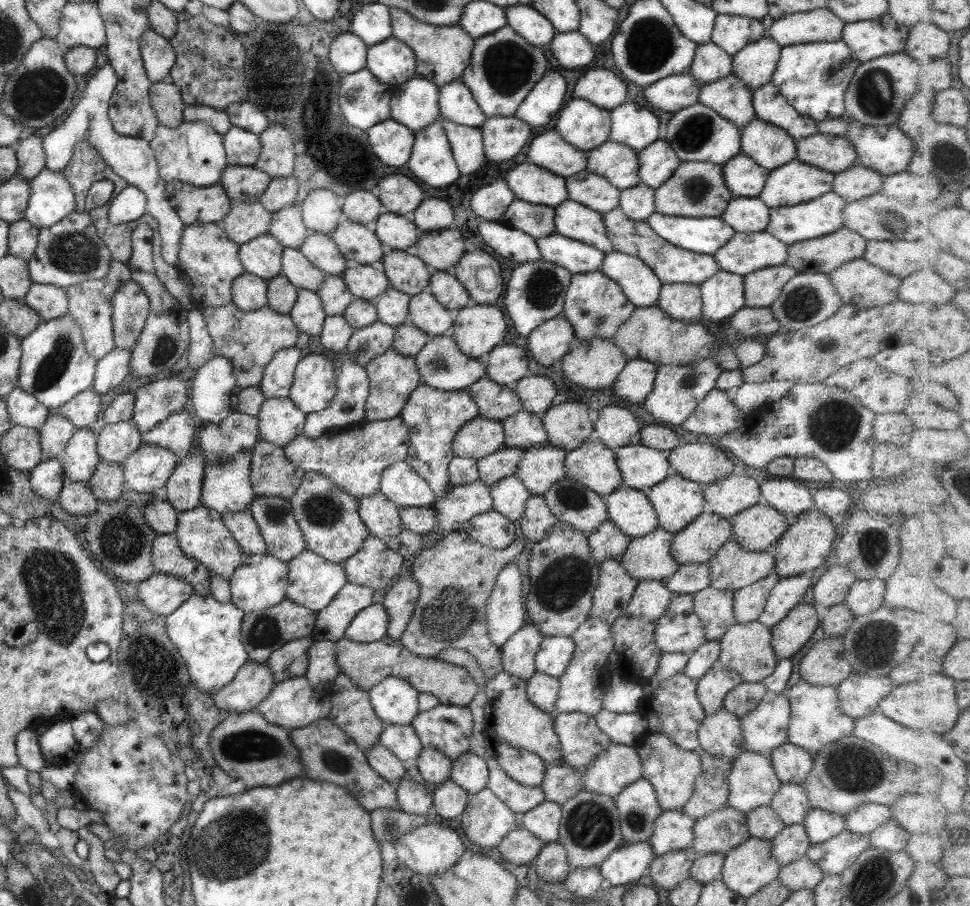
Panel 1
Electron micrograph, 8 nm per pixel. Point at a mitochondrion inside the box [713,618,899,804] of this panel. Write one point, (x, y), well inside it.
(850, 770)

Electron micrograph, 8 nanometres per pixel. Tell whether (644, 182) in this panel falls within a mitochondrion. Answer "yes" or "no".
no

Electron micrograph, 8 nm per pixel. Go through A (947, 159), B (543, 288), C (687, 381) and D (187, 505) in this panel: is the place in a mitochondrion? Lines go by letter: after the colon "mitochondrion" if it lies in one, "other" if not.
A: mitochondrion
B: mitochondrion
C: mitochondrion
D: other

